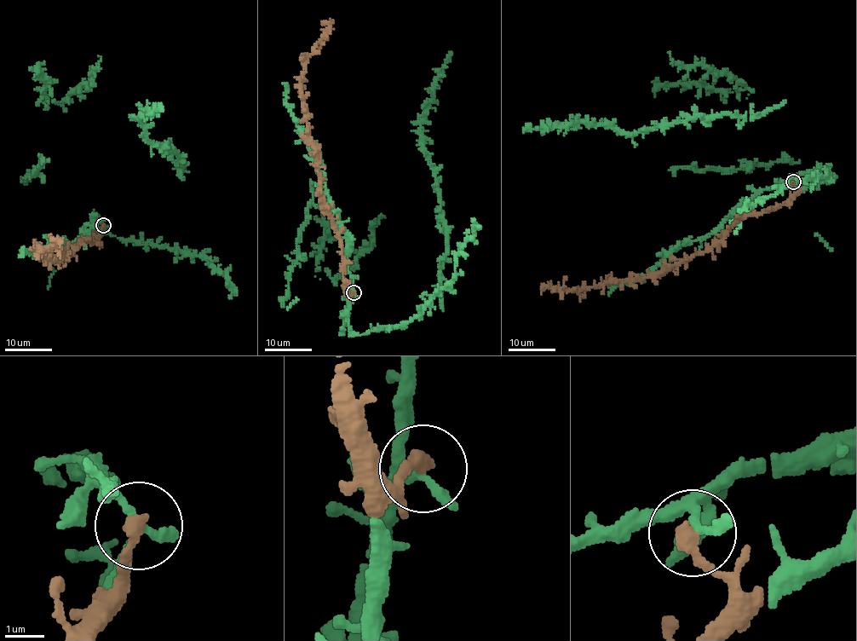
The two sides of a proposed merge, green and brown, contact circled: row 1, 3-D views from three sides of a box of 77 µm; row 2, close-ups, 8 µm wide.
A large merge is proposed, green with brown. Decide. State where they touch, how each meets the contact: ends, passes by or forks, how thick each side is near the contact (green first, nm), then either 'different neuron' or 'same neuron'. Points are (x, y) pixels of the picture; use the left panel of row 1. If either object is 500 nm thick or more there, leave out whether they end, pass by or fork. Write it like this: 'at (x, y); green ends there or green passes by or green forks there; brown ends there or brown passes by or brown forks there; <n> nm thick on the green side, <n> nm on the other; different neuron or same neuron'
at (103, 225); green passes by; brown ends there; 190 nm thick on the green side, 360 nm on the other; same neuron

